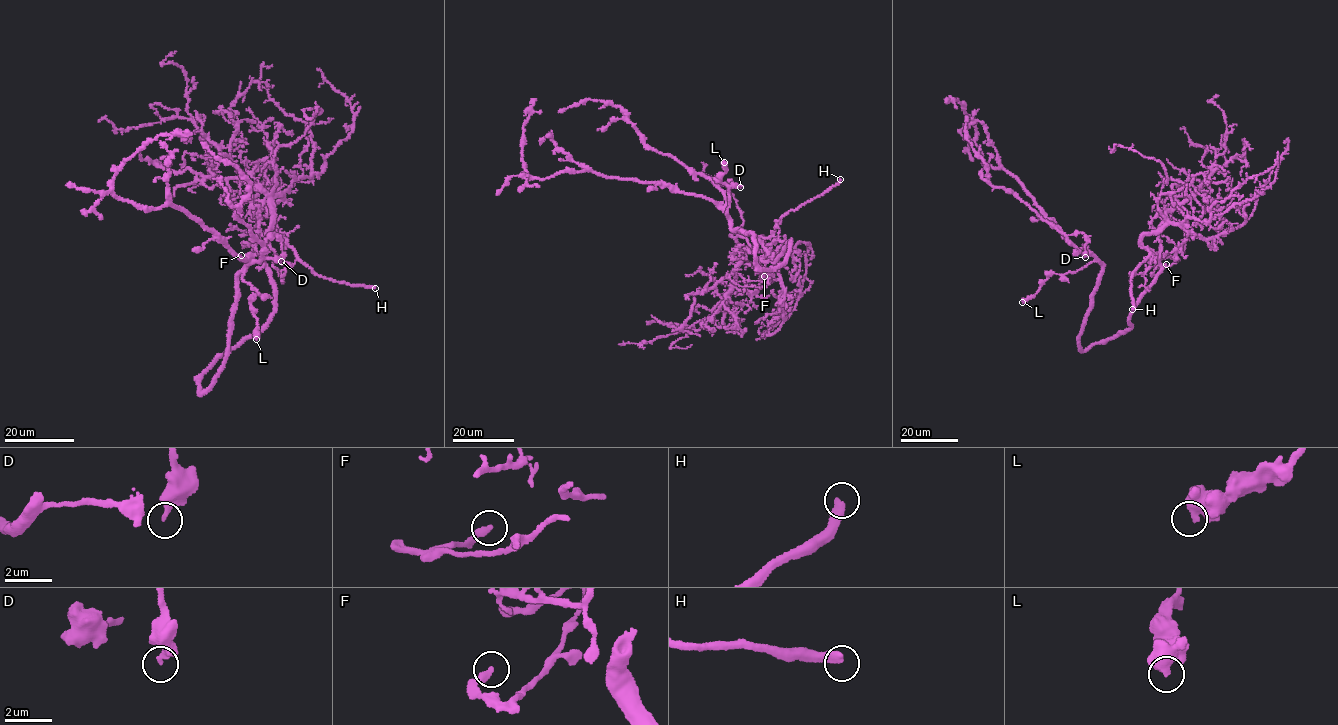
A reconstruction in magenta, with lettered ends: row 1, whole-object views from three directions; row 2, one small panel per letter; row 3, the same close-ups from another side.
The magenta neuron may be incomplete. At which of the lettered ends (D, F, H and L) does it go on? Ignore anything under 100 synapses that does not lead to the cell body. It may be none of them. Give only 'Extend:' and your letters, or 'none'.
Extend: H

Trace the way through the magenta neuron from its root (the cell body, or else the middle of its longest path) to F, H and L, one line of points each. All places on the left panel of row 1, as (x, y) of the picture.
F: (199, 390), (203, 373), (272, 312), (259, 211), (281, 193), (264, 208), (270, 227), (241, 255)
H: (199, 390), (203, 373), (272, 312), (261, 257), (267, 244), (280, 263), (297, 258), (326, 279), (375, 288)
L: (199, 390), (212, 384), (225, 357), (236, 279), (243, 270), (242, 278), (258, 292), (251, 303), (256, 339)

